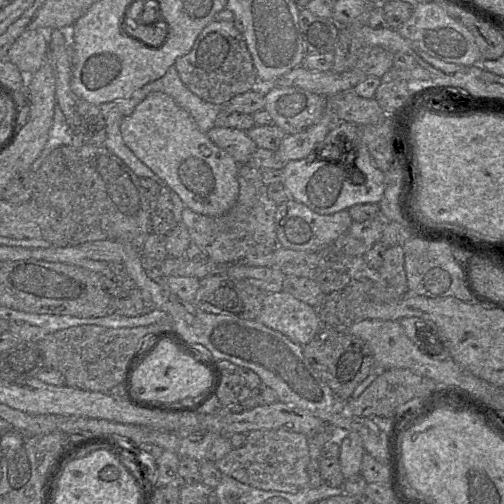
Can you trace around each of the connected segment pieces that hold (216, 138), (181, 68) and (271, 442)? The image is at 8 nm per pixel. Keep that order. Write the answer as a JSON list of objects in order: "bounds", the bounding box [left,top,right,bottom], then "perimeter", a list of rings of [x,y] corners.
[{"bounds":[205,127,257,165],"perimeter":[[[214,127],[205,134],[214,145],[229,154],[239,165],[246,164],[257,149],[255,143],[242,130]]]},{"bounds":[174,20,260,106],"perimeter":[[[213,20],[206,25],[196,38],[192,49],[187,54],[177,58],[174,66],[183,84],[193,94],[212,104],[223,106],[234,96],[260,87],[253,60],[245,40],[234,23],[229,21]]]},{"bounds":[214,430,310,493],"perimeter":[[[256,430],[247,434],[244,446],[233,448],[214,464],[223,475],[229,475],[252,487],[297,493],[310,487],[307,472],[310,460],[307,435],[286,430]]]}]

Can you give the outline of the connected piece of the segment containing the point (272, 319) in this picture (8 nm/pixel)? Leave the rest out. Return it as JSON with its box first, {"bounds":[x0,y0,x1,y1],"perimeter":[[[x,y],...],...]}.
{"bounds":[256,291,322,346],"perimeter":[[[285,291],[266,294],[256,320],[301,346],[322,330],[315,308]]]}

